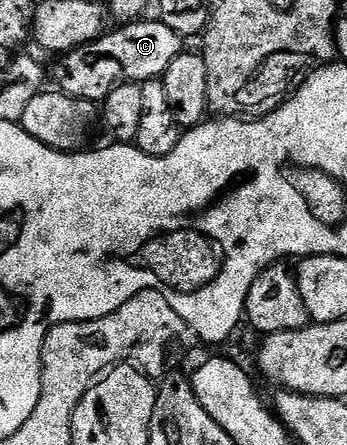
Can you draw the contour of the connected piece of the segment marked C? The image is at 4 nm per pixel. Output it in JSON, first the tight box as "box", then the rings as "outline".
{"box":[55,19,183,103],"outline":[[[159,19],[145,20],[126,22],[118,26],[117,30],[106,32],[99,40],[64,54],[58,60],[60,63],[55,71],[60,90],[72,97],[99,103],[117,85],[141,84],[160,78],[171,59],[181,51],[179,45],[183,41],[180,34]]]}

